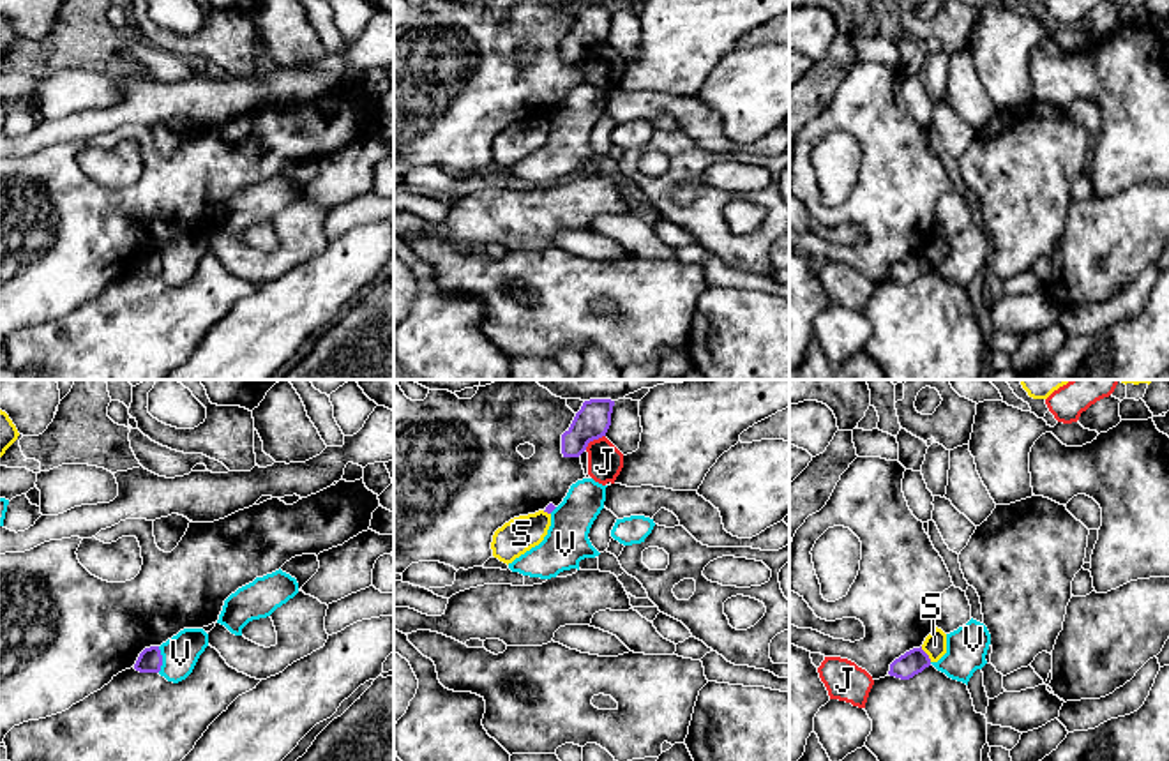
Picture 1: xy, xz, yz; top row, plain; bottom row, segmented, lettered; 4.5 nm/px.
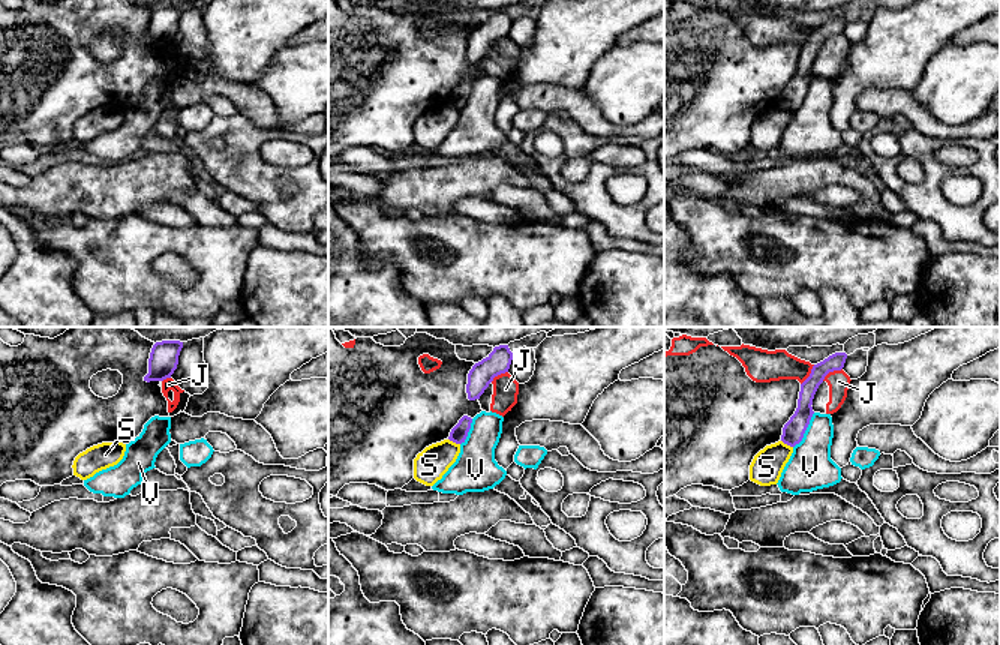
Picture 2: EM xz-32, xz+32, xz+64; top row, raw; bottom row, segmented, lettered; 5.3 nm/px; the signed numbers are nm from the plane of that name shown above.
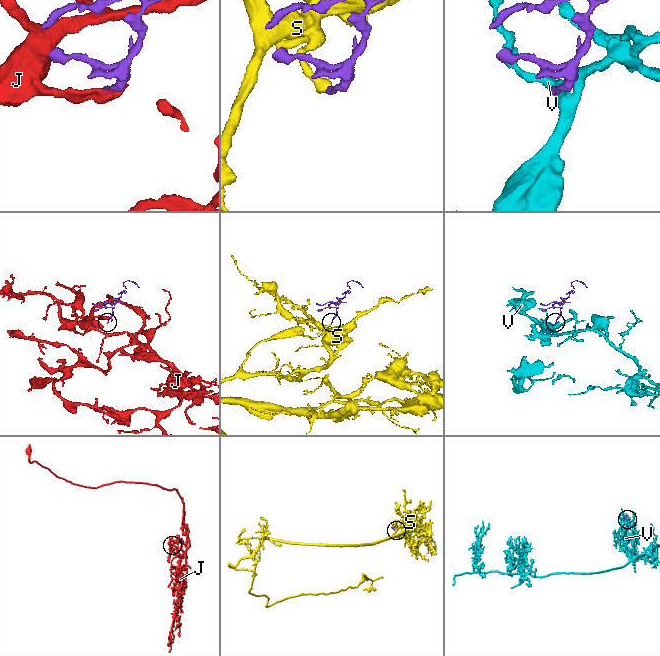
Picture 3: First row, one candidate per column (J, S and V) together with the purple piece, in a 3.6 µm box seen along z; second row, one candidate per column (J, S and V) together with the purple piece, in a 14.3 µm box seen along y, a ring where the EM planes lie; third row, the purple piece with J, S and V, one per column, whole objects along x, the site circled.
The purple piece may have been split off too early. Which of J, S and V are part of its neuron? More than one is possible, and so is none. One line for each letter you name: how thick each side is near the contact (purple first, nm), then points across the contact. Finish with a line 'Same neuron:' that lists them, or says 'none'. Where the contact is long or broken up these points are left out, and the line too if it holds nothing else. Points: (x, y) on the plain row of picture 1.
Same neuron: none

